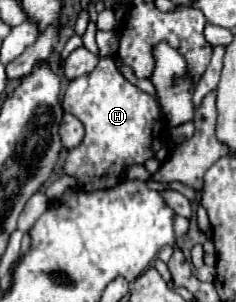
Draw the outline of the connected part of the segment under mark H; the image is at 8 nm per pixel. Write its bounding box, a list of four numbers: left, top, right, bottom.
[62,57,166,193]

